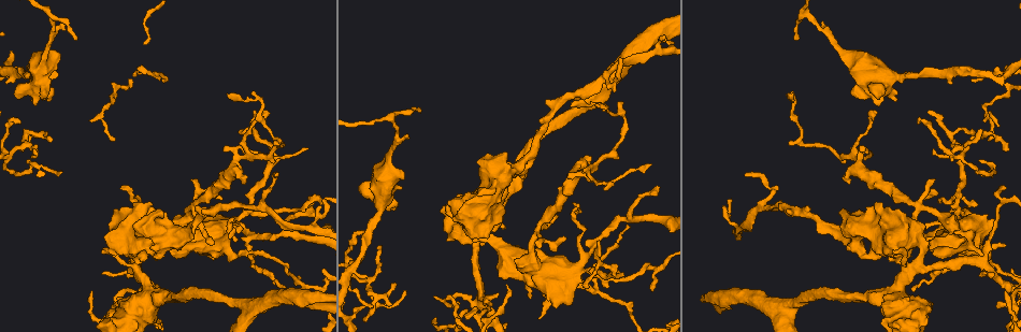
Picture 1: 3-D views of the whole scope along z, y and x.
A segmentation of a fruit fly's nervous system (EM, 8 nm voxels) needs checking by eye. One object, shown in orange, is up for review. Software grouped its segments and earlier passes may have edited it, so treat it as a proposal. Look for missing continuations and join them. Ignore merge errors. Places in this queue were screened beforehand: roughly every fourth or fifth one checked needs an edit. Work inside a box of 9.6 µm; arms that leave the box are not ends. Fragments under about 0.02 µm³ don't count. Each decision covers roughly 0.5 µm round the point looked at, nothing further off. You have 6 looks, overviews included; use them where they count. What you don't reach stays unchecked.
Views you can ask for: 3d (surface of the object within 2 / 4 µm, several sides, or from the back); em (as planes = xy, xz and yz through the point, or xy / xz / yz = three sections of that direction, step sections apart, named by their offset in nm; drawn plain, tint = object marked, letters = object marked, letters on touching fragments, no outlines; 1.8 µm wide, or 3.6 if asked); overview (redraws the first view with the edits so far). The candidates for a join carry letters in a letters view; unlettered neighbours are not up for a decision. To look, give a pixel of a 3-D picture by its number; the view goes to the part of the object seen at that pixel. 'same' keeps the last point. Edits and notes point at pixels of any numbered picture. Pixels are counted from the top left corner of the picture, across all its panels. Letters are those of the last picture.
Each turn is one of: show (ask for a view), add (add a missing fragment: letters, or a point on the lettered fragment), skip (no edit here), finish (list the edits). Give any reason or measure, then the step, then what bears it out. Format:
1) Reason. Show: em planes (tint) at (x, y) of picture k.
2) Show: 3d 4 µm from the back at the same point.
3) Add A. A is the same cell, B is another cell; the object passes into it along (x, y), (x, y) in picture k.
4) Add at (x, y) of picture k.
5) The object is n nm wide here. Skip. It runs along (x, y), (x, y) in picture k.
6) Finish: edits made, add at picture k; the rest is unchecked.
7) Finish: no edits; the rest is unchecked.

Sudden change in width. Show: 3d 4 µm at (370, 221) of picture 1.

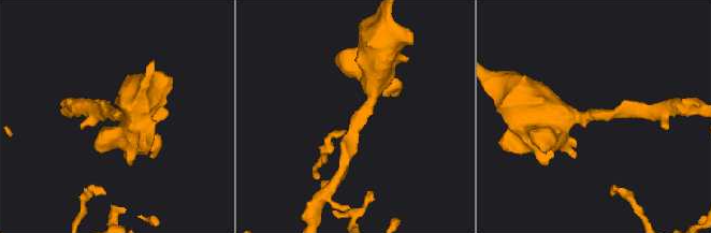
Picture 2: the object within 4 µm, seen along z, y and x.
The arms are 180, 500 nm wide; shape alone is not enough. Show: em xy step 4 (tint) at (596, 115) of picture 2.

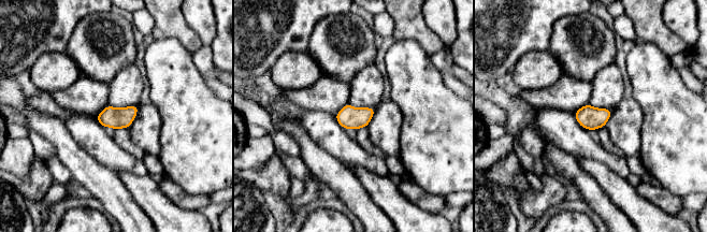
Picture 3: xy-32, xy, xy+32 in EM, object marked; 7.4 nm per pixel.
Another direction. Show: em yz step 4 (letters) at the same point.

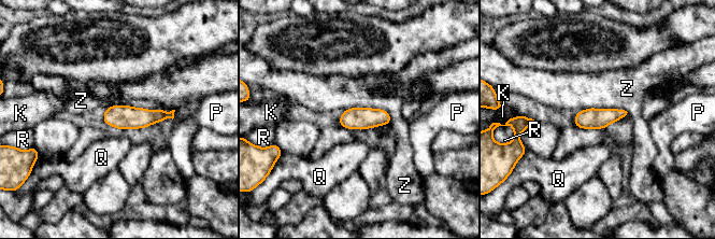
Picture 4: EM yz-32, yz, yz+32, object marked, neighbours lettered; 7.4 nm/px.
The object is 160 nm wide here. Skip. K, P, Q, R and Z are other cells; it runs along (171, 114), (154, 117), (105, 118) in picture 4; none of them fits.

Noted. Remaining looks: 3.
Calibre changes. Show: em planes (letters) at (235, 160) of picture 1.

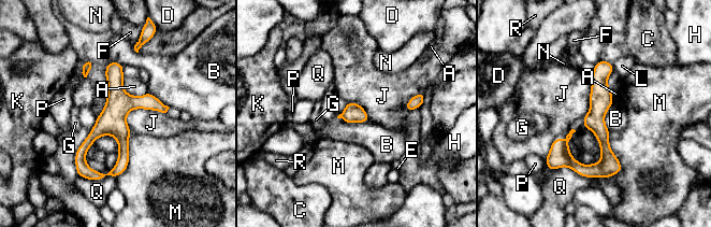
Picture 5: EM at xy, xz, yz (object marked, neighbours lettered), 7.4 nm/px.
The object is 150 nm wide here. Skip. A, B, C, D, E, F, G, H, J, K, L, M, N, P, Q and R are other cells; it runs along (116, 65), (122, 162), (100, 176) in picture 5; no lettered fragment goes on from it.

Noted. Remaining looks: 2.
Finish: no edits; the rest is unchecked.

